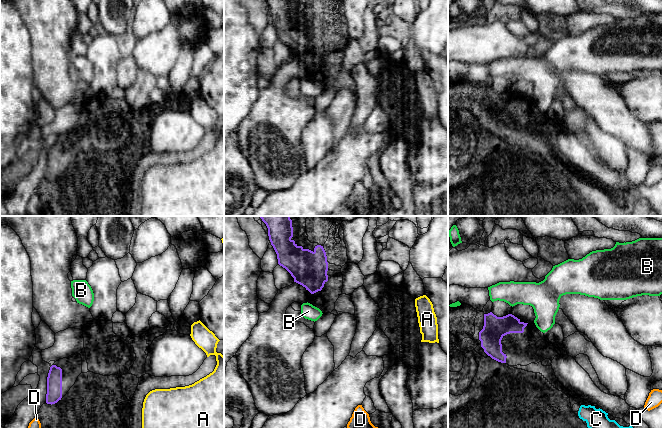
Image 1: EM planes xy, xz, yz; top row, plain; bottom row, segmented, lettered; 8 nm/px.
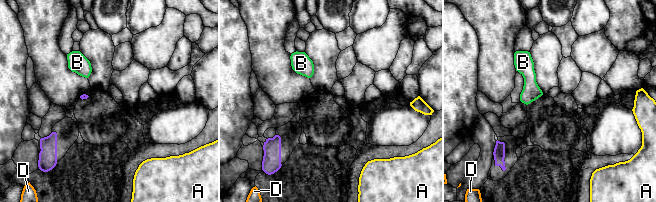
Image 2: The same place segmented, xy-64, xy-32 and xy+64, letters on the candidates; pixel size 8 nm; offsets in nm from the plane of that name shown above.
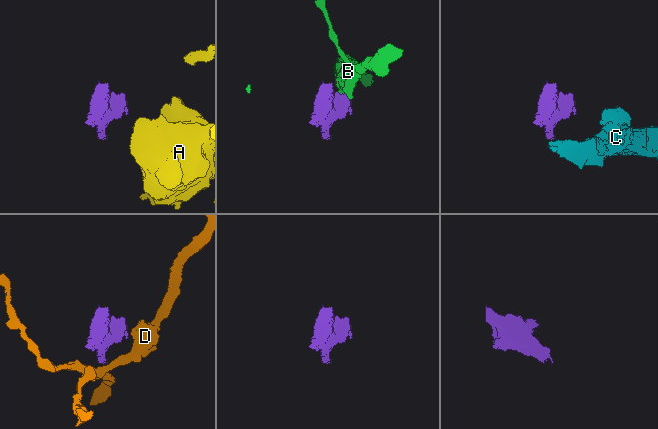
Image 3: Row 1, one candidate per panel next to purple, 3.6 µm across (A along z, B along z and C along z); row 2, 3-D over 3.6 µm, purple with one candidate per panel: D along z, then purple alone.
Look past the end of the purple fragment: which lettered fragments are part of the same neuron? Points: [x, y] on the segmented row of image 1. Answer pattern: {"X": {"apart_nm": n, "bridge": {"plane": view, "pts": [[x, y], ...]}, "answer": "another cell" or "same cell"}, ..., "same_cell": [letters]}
{"A": {"apart_nm": 650, "bridge": {"plane": "xy", "pts": [[61, 397], [142, 408]]}, "answer": "another cell"}, "B": {"apart_nm": 60, "bridge": {"plane": "yz", "pts": [[527, 323], [534, 322]]}, "answer": "another cell"}, "C": {"apart_nm": 700, "bridge": {"plane": "yz", "pts": [[505, 362], [580, 406]]}, "answer": "same cell"}, "D": {"apart_nm": 140, "bridge": {"plane": "xy", "pts": [[47, 403], [37, 417]]}, "answer": "another cell"}, "same_cell": ["C"]}

